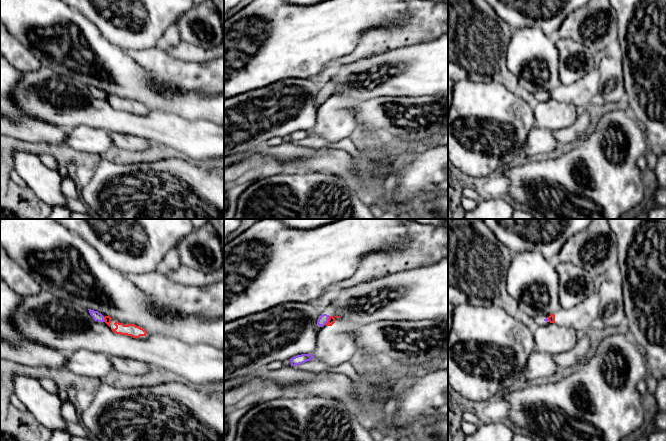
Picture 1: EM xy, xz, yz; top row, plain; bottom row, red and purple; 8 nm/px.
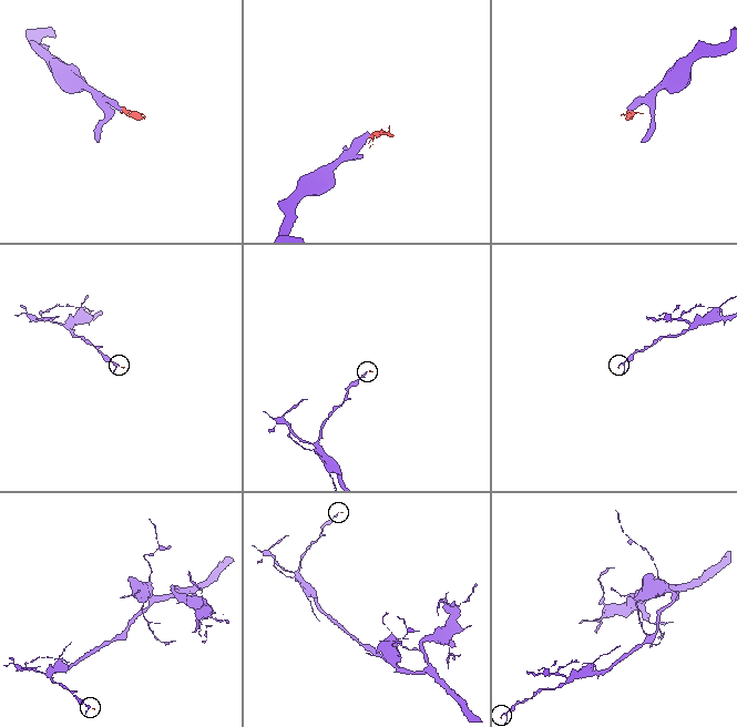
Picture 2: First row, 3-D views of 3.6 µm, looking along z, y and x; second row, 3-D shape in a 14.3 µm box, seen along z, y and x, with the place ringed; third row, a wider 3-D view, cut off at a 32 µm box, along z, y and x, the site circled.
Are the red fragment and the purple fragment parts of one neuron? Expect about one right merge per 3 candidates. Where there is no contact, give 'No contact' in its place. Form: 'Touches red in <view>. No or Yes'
Touches red in xz. No

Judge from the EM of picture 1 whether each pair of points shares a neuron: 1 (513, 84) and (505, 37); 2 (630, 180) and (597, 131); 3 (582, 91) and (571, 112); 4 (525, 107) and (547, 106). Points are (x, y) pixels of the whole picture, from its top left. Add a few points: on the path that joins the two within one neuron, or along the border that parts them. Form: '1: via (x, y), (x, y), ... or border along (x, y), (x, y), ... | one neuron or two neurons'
1: via (501, 72), (499, 70), (499, 49) | one neuron
2: via (616, 173), (597, 154), (597, 145) | one neuron
3: border along (551, 99), (570, 102), (581, 109) | two neurons
4: border along (531, 101), (535, 126) | two neurons

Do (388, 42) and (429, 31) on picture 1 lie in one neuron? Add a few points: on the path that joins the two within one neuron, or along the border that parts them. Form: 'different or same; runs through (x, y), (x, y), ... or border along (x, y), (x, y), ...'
same; runs through (398, 37), (411, 31), (419, 31)

